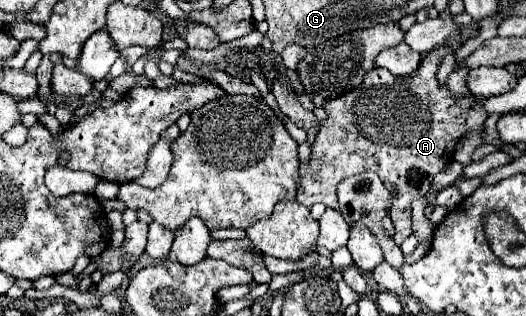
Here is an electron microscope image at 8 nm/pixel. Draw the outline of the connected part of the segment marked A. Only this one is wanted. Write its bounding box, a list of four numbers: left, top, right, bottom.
[297,36,487,244]

